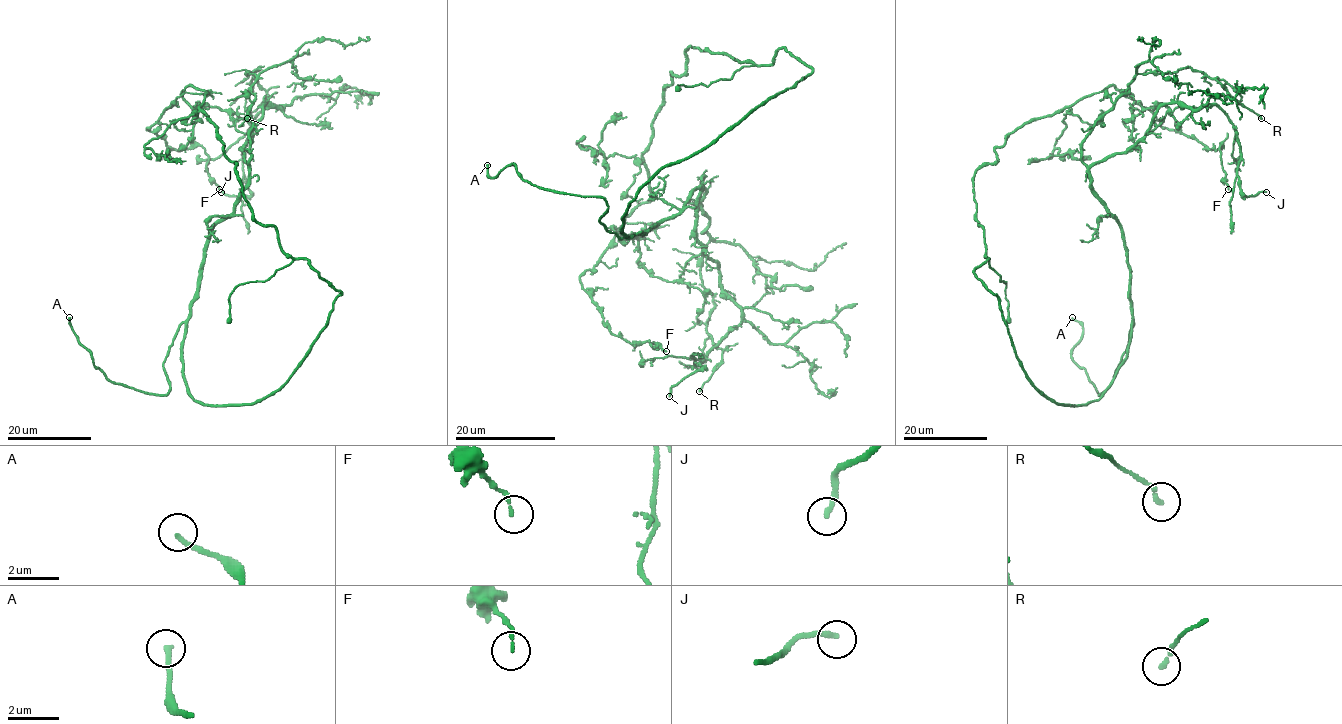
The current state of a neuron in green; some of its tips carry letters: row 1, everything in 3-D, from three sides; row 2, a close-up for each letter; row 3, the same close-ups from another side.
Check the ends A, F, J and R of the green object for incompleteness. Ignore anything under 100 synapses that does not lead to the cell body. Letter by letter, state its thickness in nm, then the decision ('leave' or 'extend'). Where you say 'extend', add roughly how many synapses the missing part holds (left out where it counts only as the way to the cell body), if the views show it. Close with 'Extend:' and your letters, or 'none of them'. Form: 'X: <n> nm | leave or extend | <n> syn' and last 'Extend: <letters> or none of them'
A: 200 nm | extend
F: 130 nm | leave
J: 200 nm | leave
R: 190 nm | leave
Extend: A

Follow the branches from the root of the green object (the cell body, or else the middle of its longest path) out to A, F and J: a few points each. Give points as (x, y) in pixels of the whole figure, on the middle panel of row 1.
A: (702, 185), (679, 212), (620, 238), (600, 221), (601, 196), (537, 187), (513, 163), (491, 177), (487, 165)
F: (702, 185), (702, 251), (678, 279), (650, 274), (624, 224), (580, 276), (614, 334), (666, 351)
J: (702, 185), (695, 240), (717, 263), (722, 290), (742, 320), (694, 362), (704, 368), (685, 376), (669, 396)

